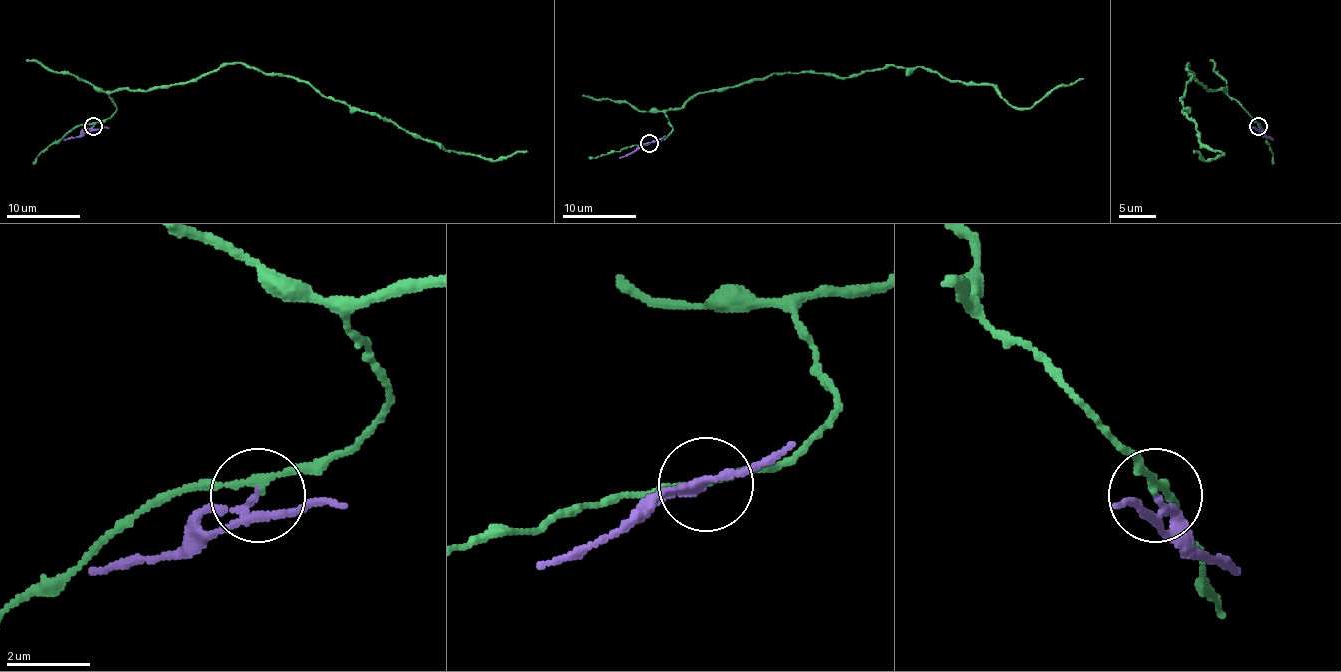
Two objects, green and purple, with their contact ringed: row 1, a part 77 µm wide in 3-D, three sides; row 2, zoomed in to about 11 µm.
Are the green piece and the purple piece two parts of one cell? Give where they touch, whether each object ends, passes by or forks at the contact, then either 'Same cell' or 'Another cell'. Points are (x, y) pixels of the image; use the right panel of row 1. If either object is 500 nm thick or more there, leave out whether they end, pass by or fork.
Place: (1258, 126). At the ring green passes by. At the ring purple forks. Another cell

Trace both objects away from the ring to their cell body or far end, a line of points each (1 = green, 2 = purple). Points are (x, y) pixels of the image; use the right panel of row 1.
1: (1258, 126), (1223, 89), (1208, 91), (1188, 63), (1182, 112), (1199, 141), (1223, 154), (1205, 160), (1194, 150)
2: (1258, 126), (1260, 132), (1273, 139)

